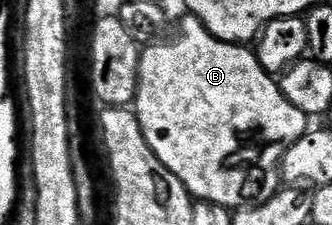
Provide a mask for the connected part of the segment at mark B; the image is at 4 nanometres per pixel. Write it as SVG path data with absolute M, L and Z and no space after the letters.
M186 17L186 20L178 27L178 36L175 39L163 38L161 41L154 41L141 52L138 65L138 91L135 93L132 110L138 116L140 129L156 157L169 171L176 173L180 181L189 189L195 200L204 203L215 203L224 205L231 209L237 209L247 205L257 205L271 199L280 190L280 168L282 166L282 151L298 140L308 130L308 116L288 97L284 97L279 80L269 71L265 71L260 65L257 54L249 46L237 43L225 43L216 36L199 19Z

